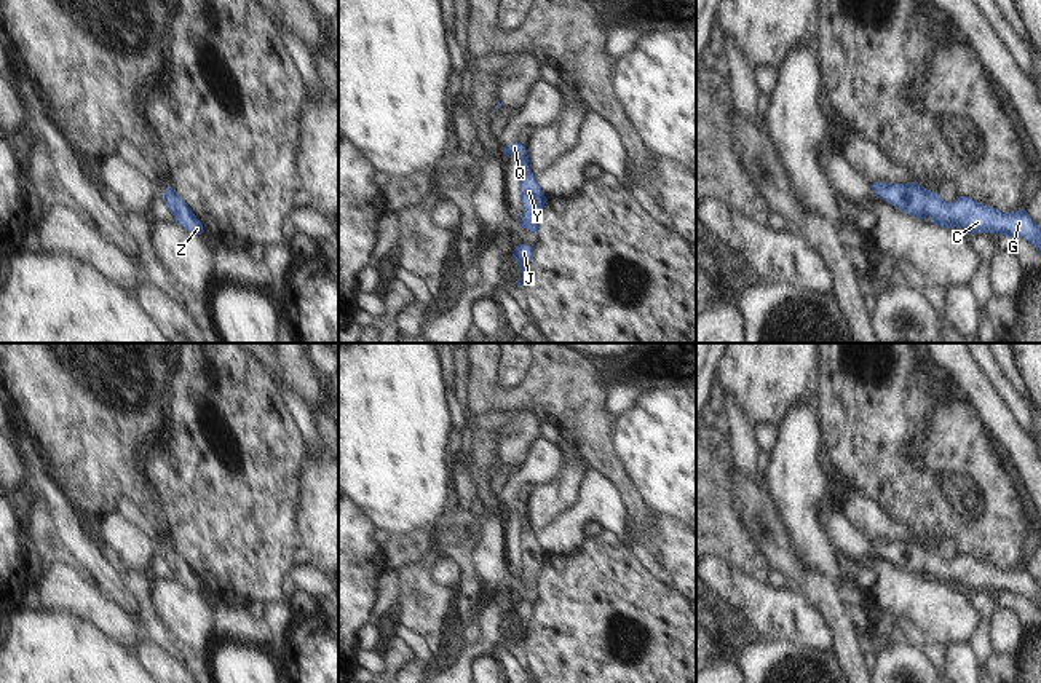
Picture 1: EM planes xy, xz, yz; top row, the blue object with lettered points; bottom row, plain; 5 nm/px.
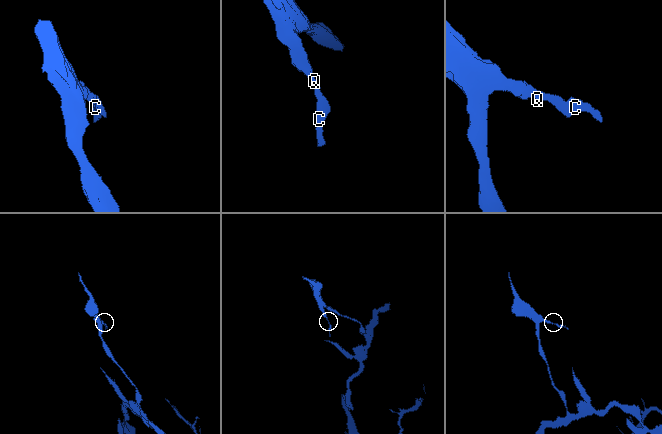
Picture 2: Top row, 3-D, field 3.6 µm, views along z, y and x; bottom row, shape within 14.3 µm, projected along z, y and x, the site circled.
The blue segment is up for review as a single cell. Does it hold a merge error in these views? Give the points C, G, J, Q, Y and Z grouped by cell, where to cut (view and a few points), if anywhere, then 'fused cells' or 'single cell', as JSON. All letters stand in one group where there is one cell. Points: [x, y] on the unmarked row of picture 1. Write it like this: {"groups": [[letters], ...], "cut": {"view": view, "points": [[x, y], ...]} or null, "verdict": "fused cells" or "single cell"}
{"groups": [["C", "G", "J", "Q", "Y", "Z"]], "cut": null, "verdict": "single cell"}

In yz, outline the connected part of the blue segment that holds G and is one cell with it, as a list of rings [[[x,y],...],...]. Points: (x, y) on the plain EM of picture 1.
[[[873,539],[872,547],[877,555],[889,560],[896,567],[907,570],[916,576],[924,578],[928,573],[932,581],[942,586],[960,586],[972,590],[995,590],[1009,595],[1023,595],[1036,608],[1041,611],[1041,586],[1031,578],[1027,568],[1012,568],[1012,570],[1001,570],[995,565],[985,563],[977,560],[972,555],[956,554],[953,560],[944,559],[936,549],[926,547],[923,543],[912,539],[912,541],[885,541],[885,539]]]

